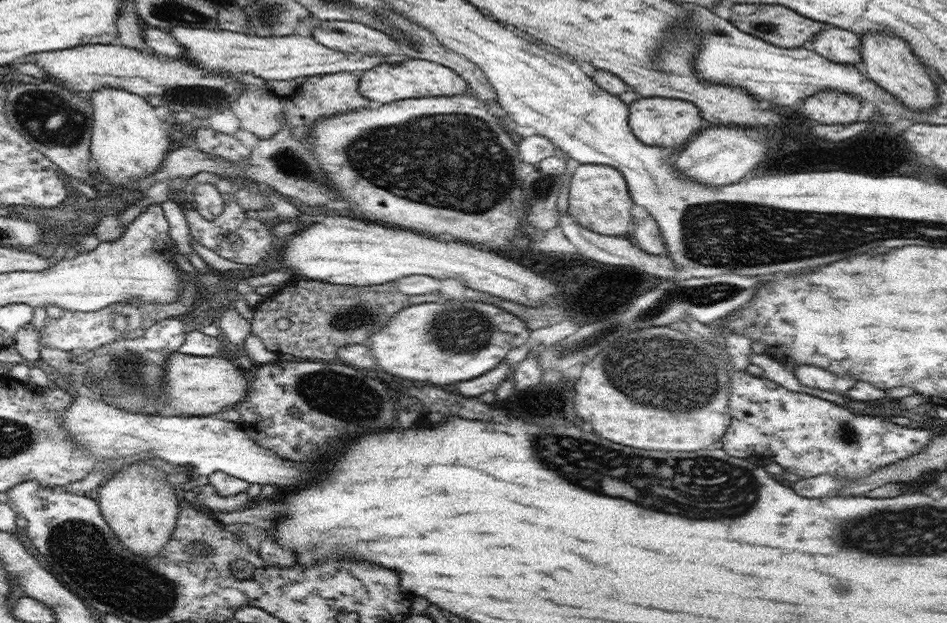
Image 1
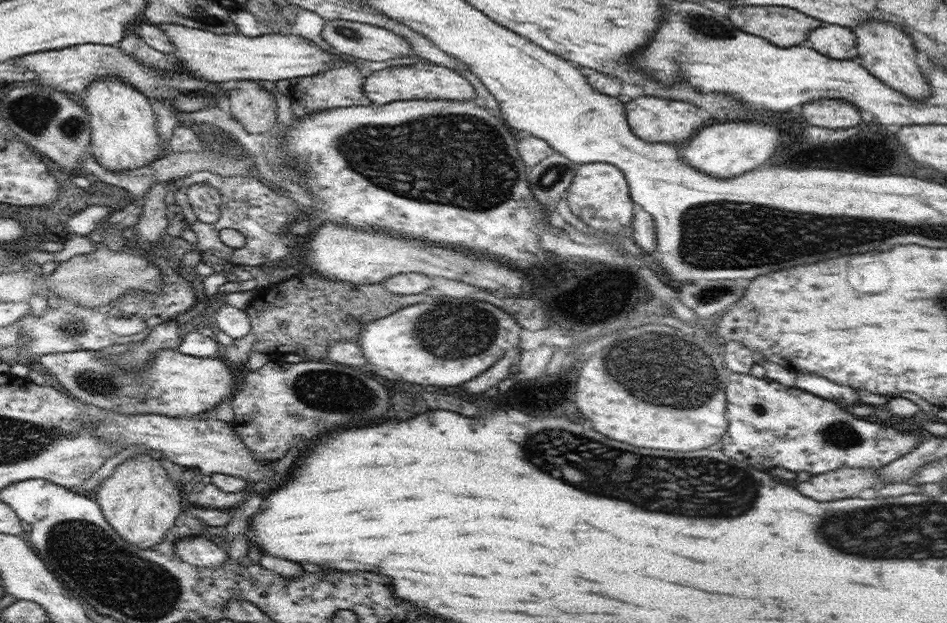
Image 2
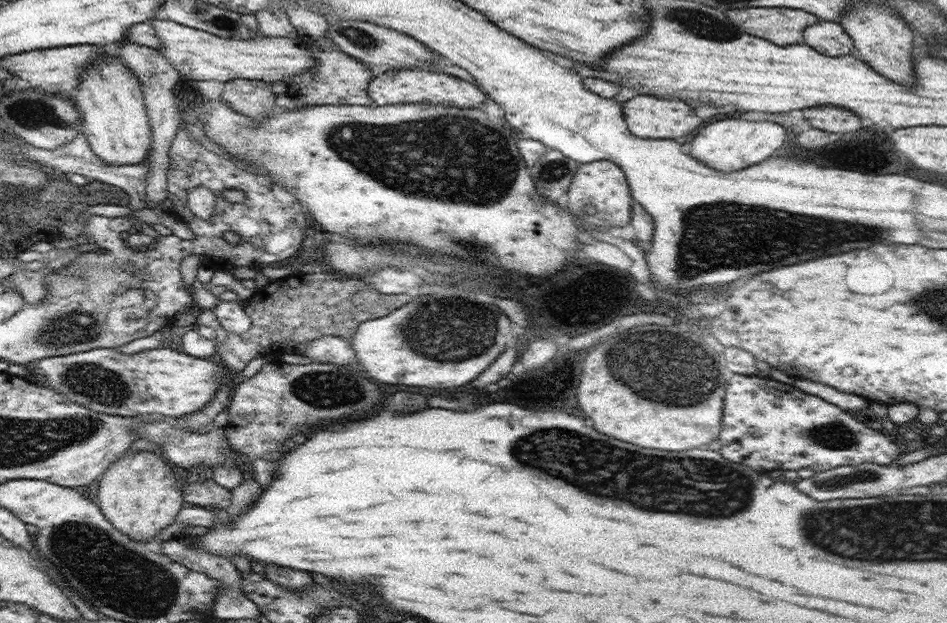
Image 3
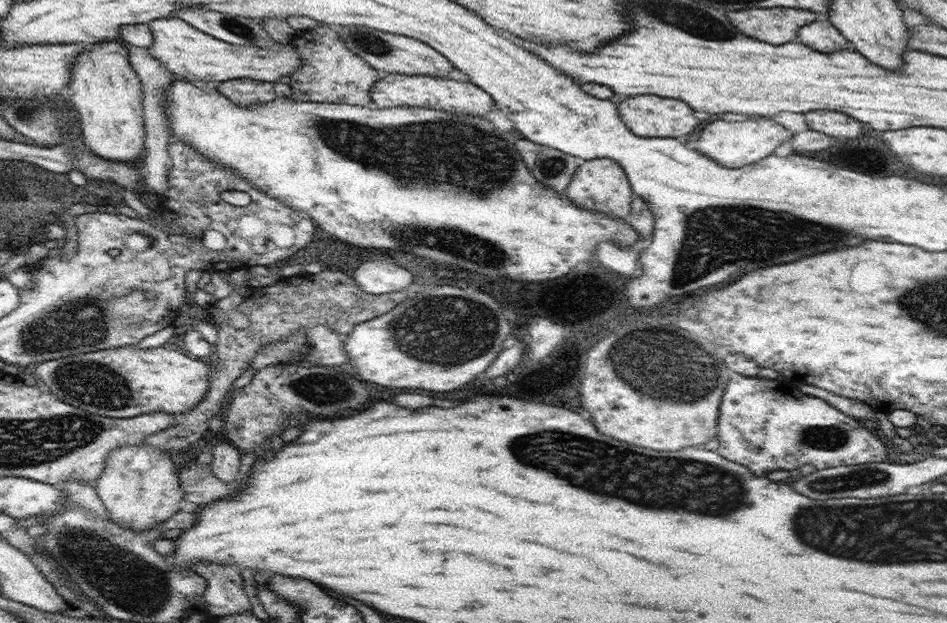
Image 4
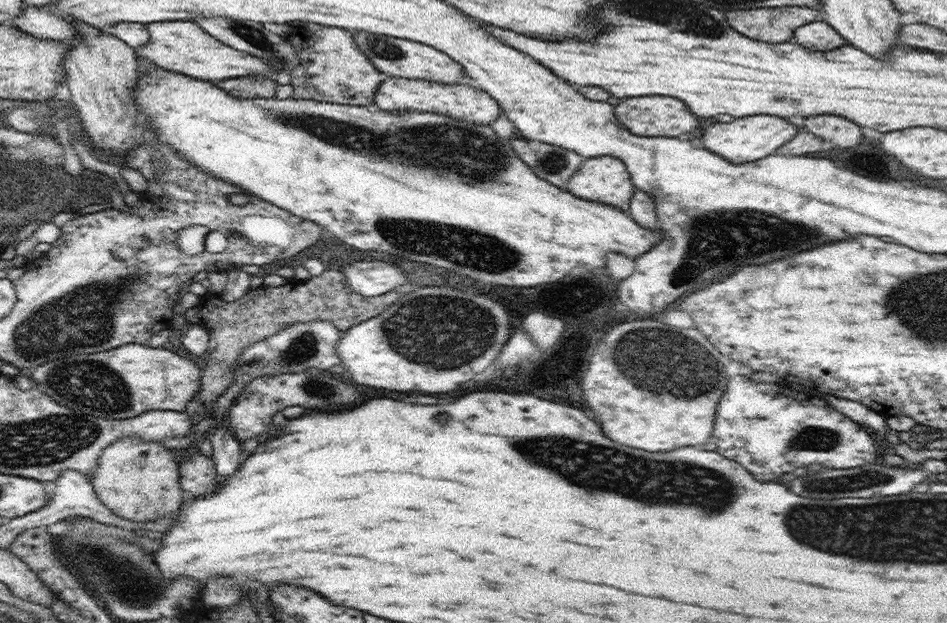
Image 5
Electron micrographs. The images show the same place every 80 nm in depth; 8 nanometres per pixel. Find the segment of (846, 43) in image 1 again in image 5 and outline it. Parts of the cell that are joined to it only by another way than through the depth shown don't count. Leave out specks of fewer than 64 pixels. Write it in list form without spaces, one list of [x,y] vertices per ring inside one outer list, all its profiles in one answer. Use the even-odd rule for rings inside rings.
[[[810,22],[794,32],[794,38],[810,50],[834,50],[844,44],[834,28],[828,22]]]

